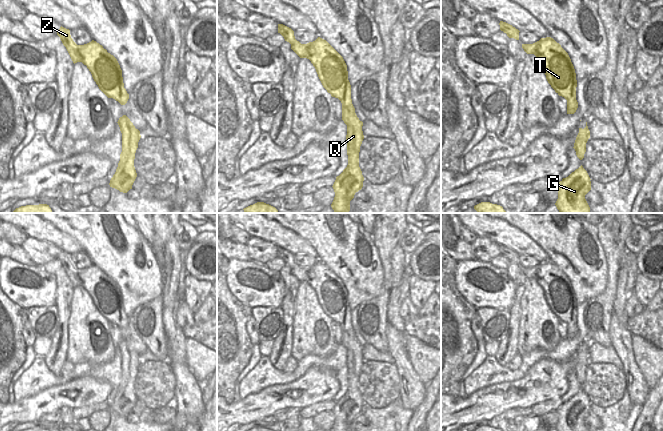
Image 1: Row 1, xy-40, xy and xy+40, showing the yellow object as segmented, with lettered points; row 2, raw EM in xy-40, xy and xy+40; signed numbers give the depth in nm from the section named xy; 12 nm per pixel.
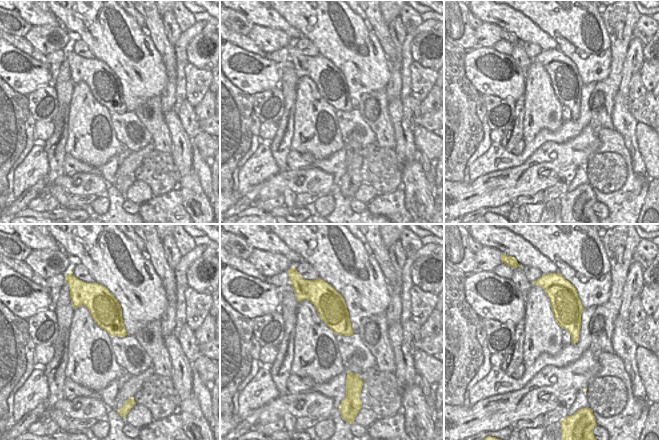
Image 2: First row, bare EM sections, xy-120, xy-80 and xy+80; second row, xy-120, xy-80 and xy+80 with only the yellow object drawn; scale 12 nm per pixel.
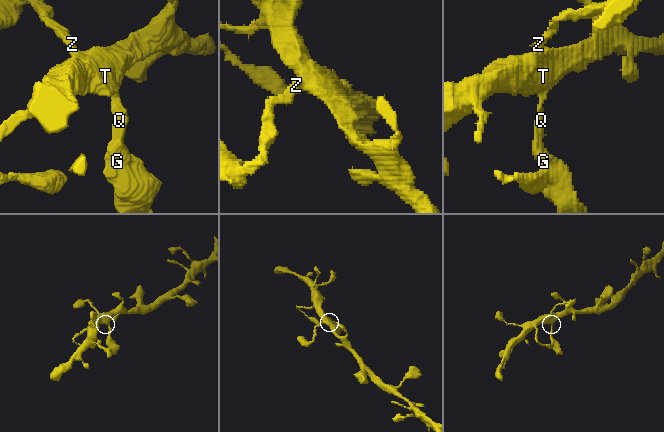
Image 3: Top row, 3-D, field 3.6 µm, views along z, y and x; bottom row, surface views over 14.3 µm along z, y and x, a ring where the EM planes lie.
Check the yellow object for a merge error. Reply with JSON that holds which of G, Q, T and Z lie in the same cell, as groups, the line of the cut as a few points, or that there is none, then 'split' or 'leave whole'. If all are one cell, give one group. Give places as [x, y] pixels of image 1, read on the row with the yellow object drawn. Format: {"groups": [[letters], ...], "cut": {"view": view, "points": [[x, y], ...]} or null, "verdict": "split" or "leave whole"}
{"groups": [["G", "Q", "T", "Z"]], "cut": null, "verdict": "leave whole"}

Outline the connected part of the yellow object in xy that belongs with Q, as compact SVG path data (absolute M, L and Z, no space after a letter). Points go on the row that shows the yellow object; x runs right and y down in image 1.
M278 24L278 33L291 44L291 49L300 58L307 58L311 61L323 87L332 97L338 98L342 103L342 120L347 125L348 165L336 177L332 186L335 197L331 207L335 213L348 213L350 201L363 187L364 177L359 167L359 152L364 135L363 122L357 117L352 104L347 65L343 57L320 37L313 42L301 44L295 39L294 31L283 24Z

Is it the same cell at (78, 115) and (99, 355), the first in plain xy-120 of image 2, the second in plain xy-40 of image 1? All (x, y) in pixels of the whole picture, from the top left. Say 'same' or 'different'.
same

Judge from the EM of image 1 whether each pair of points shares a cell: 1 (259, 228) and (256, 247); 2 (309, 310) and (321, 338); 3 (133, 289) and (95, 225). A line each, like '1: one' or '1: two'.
1: two
2: one
3: one

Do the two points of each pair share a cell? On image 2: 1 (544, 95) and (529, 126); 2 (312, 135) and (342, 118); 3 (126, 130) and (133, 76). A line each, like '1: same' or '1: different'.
1: same
2: different
3: different

